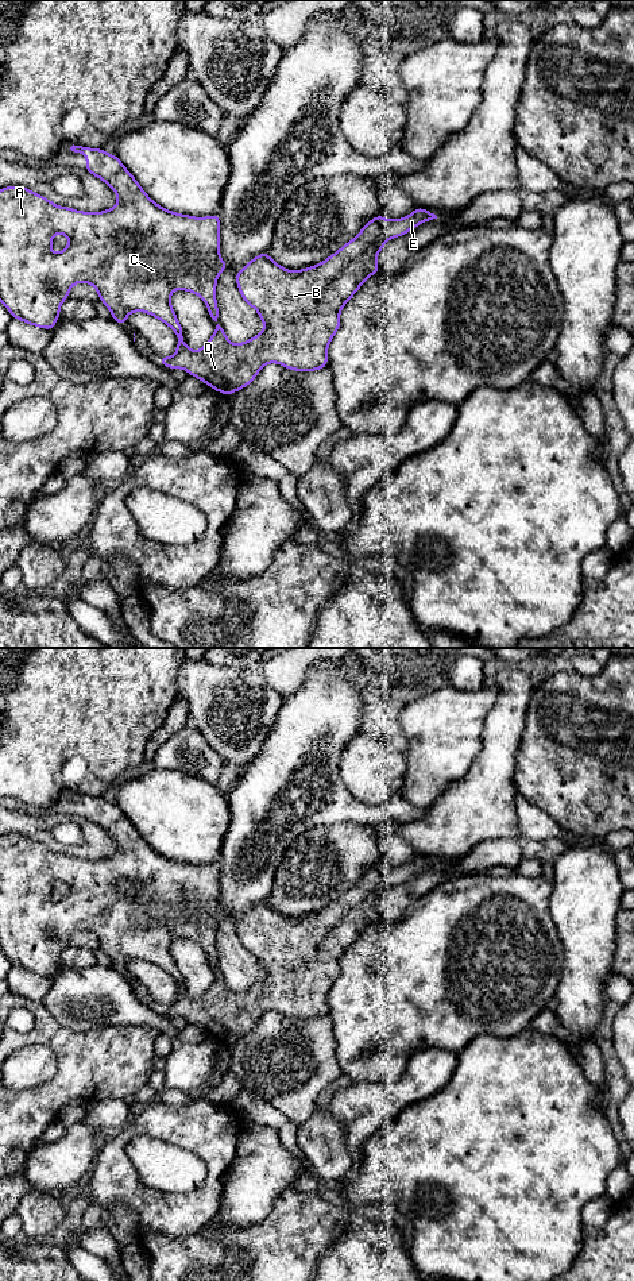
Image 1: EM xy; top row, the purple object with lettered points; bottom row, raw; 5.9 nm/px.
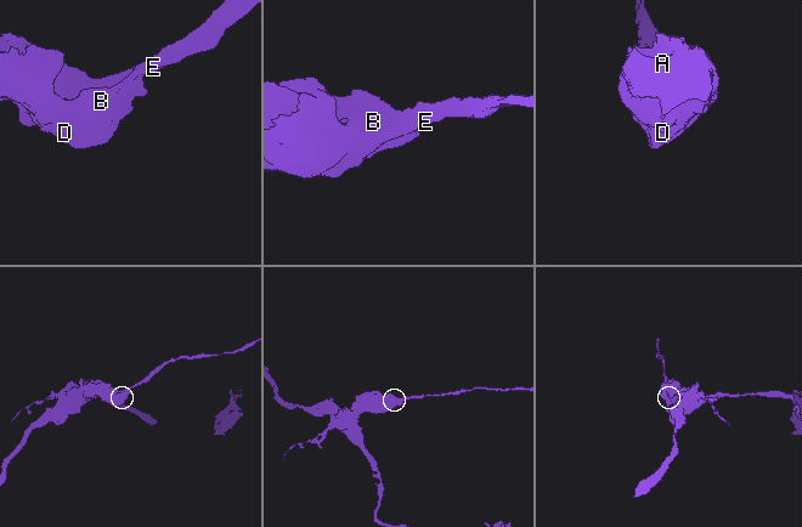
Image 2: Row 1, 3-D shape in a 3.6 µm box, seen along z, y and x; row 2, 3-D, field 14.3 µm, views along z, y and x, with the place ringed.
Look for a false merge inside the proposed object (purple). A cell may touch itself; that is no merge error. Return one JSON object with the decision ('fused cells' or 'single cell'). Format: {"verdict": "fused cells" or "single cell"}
{"verdict": "single cell"}

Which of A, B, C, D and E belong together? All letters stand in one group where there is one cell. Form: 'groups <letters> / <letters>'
groups A B C D E

